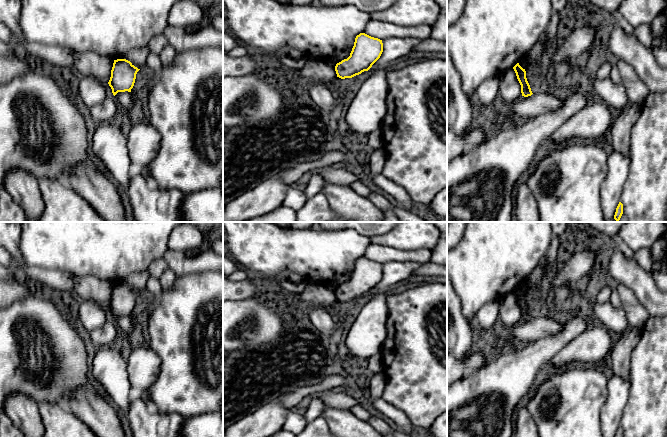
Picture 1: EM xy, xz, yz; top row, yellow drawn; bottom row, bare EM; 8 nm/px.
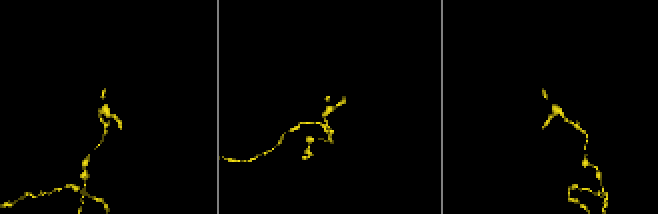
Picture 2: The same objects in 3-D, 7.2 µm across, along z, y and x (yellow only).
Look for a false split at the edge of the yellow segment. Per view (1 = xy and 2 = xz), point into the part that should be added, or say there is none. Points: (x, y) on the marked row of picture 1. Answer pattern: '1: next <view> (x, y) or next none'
1: next none
2: next none

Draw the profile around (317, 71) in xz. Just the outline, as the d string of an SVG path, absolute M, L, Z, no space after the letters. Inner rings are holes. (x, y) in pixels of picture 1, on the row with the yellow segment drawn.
M308 60L306 64L296 71L309 85L312 83L328 84L337 77L335 67L329 66L322 60Z

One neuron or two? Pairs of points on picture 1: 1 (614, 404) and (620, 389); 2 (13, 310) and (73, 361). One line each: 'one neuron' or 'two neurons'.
1: one neuron
2: one neuron

